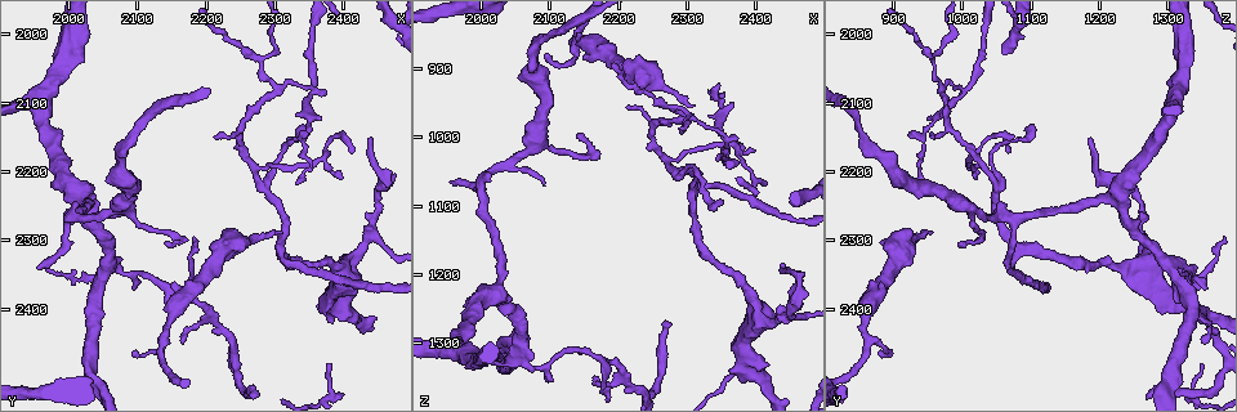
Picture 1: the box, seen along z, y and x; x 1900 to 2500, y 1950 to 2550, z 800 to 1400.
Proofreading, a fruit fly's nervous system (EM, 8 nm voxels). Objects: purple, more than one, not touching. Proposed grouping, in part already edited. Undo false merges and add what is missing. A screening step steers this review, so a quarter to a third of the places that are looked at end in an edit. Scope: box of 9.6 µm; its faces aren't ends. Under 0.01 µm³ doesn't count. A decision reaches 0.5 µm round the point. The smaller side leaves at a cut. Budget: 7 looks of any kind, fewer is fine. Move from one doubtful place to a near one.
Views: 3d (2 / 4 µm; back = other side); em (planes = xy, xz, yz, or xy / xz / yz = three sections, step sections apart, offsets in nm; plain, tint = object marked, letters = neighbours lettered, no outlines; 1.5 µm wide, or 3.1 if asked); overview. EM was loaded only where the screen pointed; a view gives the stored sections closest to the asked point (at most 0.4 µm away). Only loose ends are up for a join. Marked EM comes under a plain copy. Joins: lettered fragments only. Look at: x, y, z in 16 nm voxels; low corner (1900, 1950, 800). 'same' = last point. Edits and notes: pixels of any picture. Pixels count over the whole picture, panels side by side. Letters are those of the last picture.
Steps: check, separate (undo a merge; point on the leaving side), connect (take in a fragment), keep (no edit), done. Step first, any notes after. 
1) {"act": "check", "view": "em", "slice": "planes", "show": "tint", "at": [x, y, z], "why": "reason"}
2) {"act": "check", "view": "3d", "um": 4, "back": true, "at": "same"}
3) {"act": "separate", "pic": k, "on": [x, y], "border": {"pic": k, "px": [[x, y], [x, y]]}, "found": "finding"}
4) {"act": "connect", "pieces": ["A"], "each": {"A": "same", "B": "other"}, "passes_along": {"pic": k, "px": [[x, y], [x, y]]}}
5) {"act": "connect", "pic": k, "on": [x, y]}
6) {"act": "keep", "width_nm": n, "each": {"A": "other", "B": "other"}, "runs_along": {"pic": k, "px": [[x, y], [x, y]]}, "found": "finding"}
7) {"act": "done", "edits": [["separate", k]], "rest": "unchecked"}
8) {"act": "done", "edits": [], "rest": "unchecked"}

{"act": "check", "view": "3d", "um": 4, "at": [2350, 2080, 995], "why": "branch point"}

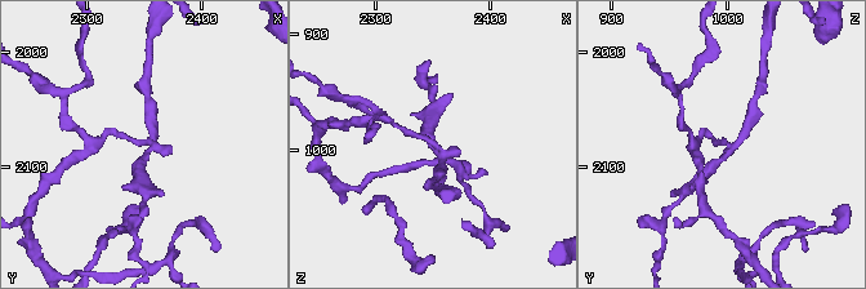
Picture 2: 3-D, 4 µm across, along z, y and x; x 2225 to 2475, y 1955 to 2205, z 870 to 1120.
{"act": "check", "view": "em", "slice": "planes", "show": "tint", "at": [2352, 2082, 994], "arms": 3}

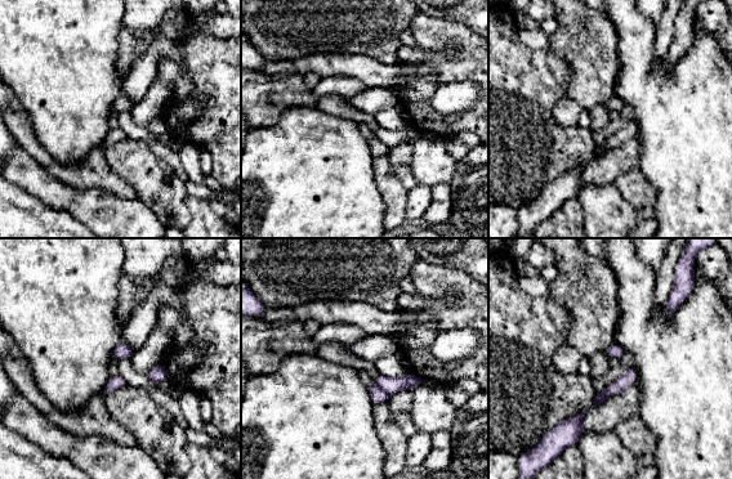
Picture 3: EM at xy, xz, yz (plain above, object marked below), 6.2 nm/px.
{"act": "check", "view": "em", "slice": "planes", "show": "letters", "at": "same", "why": "what lies round it"}

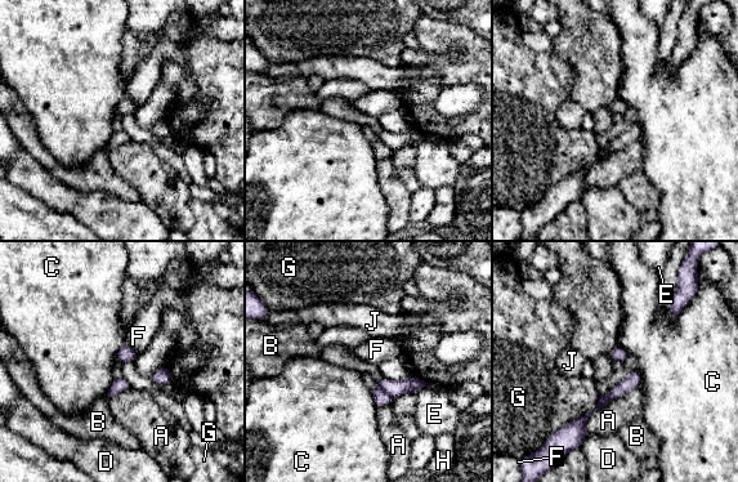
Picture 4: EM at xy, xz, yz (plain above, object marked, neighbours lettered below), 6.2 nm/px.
{"act": "separate", "pic": 4, "on": [381, 398], "longest_contact_nm": ["A", 440], "each": {"A": "other", "B": "other", "C": "other", "D": "other", "E": "other", "F": "other", "G": "other", "H": "other", "J": "other"}, "part_leaving": {"pic": 4, "px": [[636, 375], [577, 425], [569, 425]]}, "found": "a second neuron is stuck on"}

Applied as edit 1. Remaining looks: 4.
{"act": "check", "view": "3d", "um": 4, "at": [2090, 2460, 880], "why": "free end"}

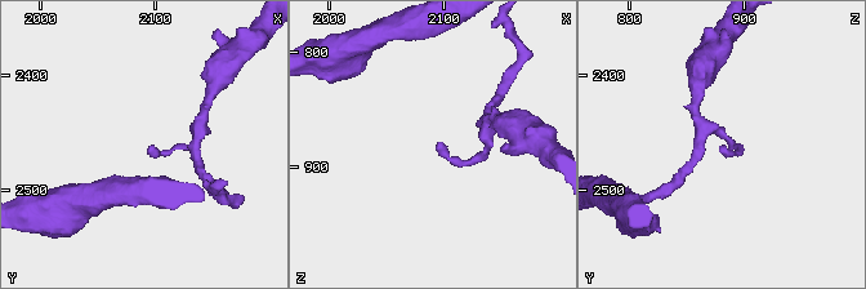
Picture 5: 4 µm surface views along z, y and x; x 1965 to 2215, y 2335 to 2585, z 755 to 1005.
{"act": "check", "view": "em", "slice": "planes", "show": "letters", "at": [2094, 2464, 880]}

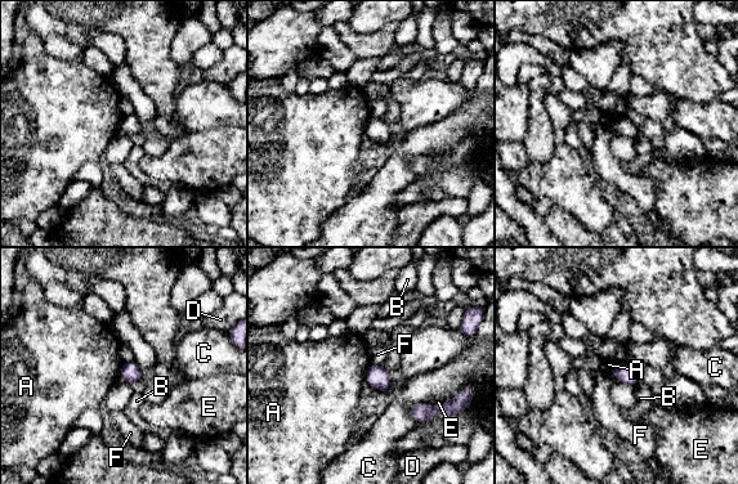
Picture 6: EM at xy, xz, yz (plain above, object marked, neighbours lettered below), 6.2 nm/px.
{"act": "keep", "each": {"A": "other", "B": "other", "C": "other", "D": "other", "E": "other", "F": "other"}, "border": {"pic": 6, "px": [[124, 362], [119, 379]]}, "found": "none of them fits"}

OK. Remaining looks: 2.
{"act": "check", "view": "3d", "um": 2, "at": [2020, 2235, 1220], "why": "three arms meet"}

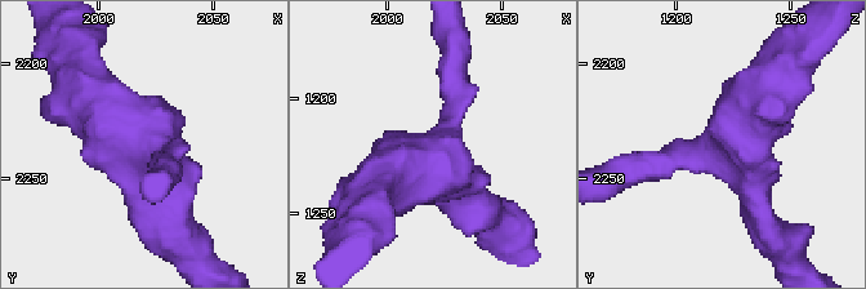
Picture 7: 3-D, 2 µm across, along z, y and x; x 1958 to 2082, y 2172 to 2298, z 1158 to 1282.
{"act": "check", "view": "em", "slice": "planes", "show": "letters", "at": [2025, 2237, 1223], "arms": 3, "arm_widths_nm": [200, 280, 320], "why": "shape alone is not enough"}

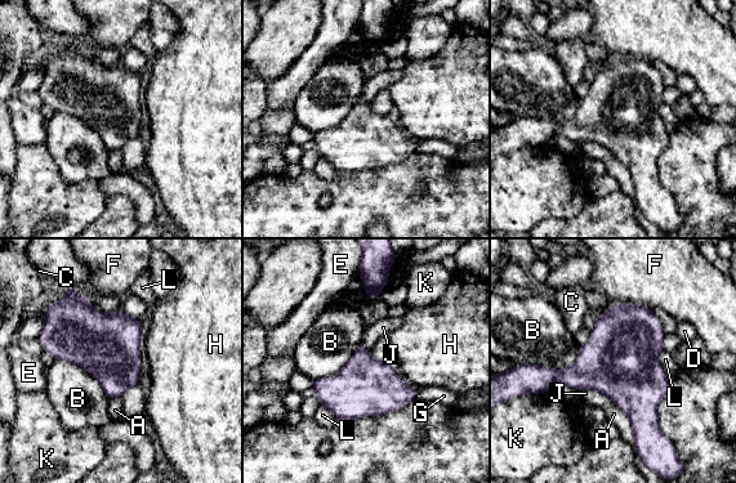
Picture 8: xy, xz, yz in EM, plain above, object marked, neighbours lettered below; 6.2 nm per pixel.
{"act": "keep", "each": {"A": "other", "B": "other", "C": "other", "D": "other", "E": "other", "F": "other", "G": "other", "H": "other", "J": "other", "K": "other", "L": "other"}, "border": {"pic": 8, "px": [[580, 345], [566, 367], [525, 362]]}, "found": "continuous, no second neuron"}

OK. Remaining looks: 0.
{"act": "done", "edits": [["separate", 4]], "rest": "unchecked"}

